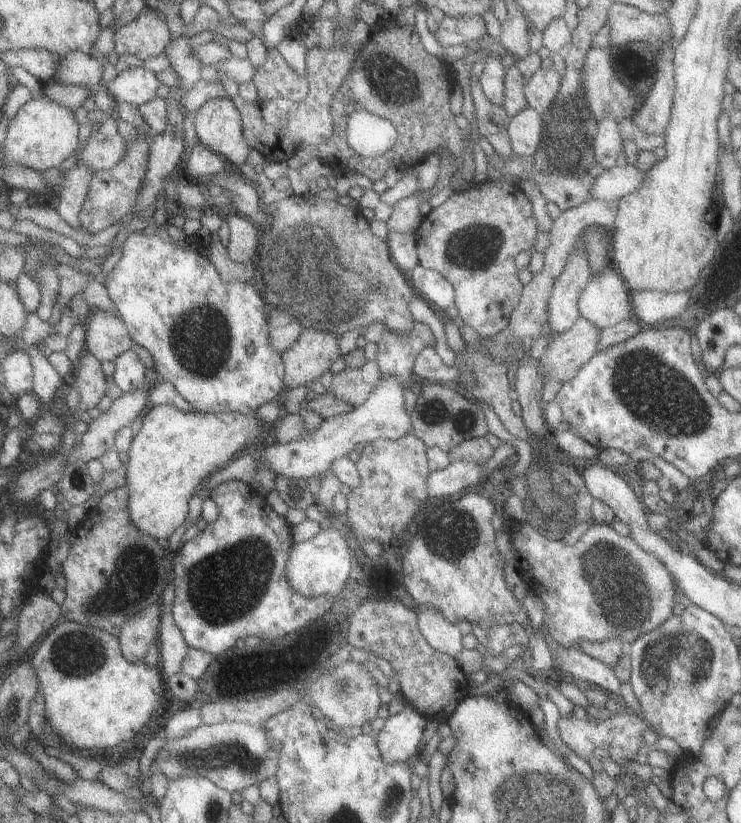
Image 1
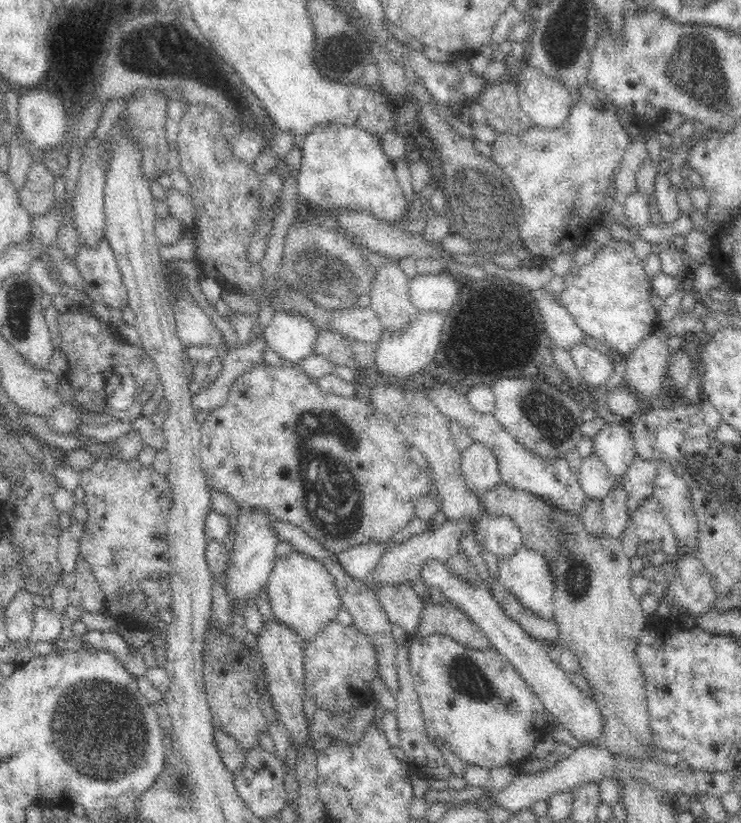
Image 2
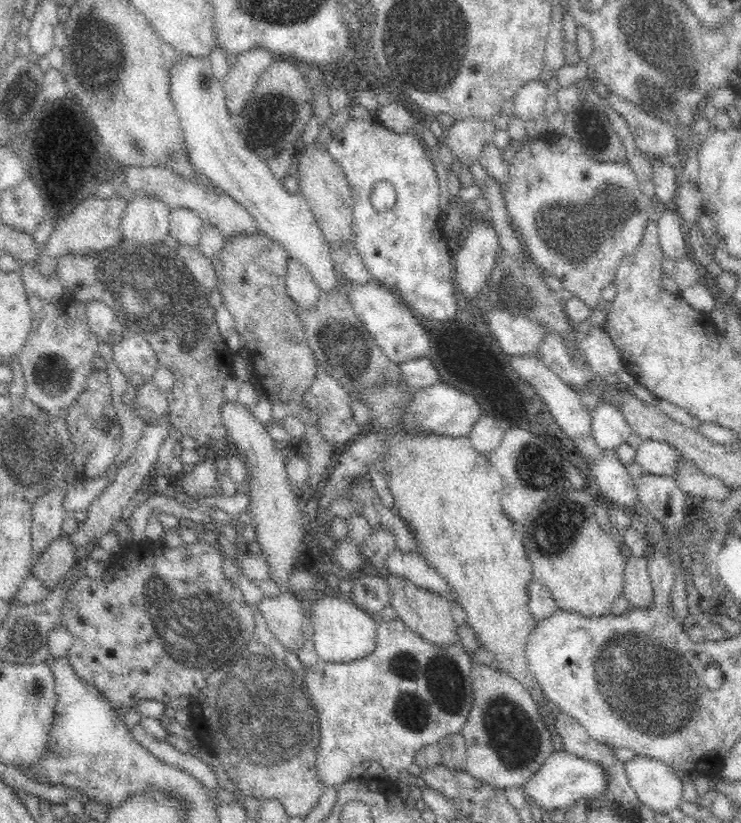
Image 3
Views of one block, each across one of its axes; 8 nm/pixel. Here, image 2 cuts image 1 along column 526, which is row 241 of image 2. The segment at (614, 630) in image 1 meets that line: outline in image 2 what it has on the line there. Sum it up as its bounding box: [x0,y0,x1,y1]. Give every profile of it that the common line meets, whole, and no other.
[491,99,630,265]

